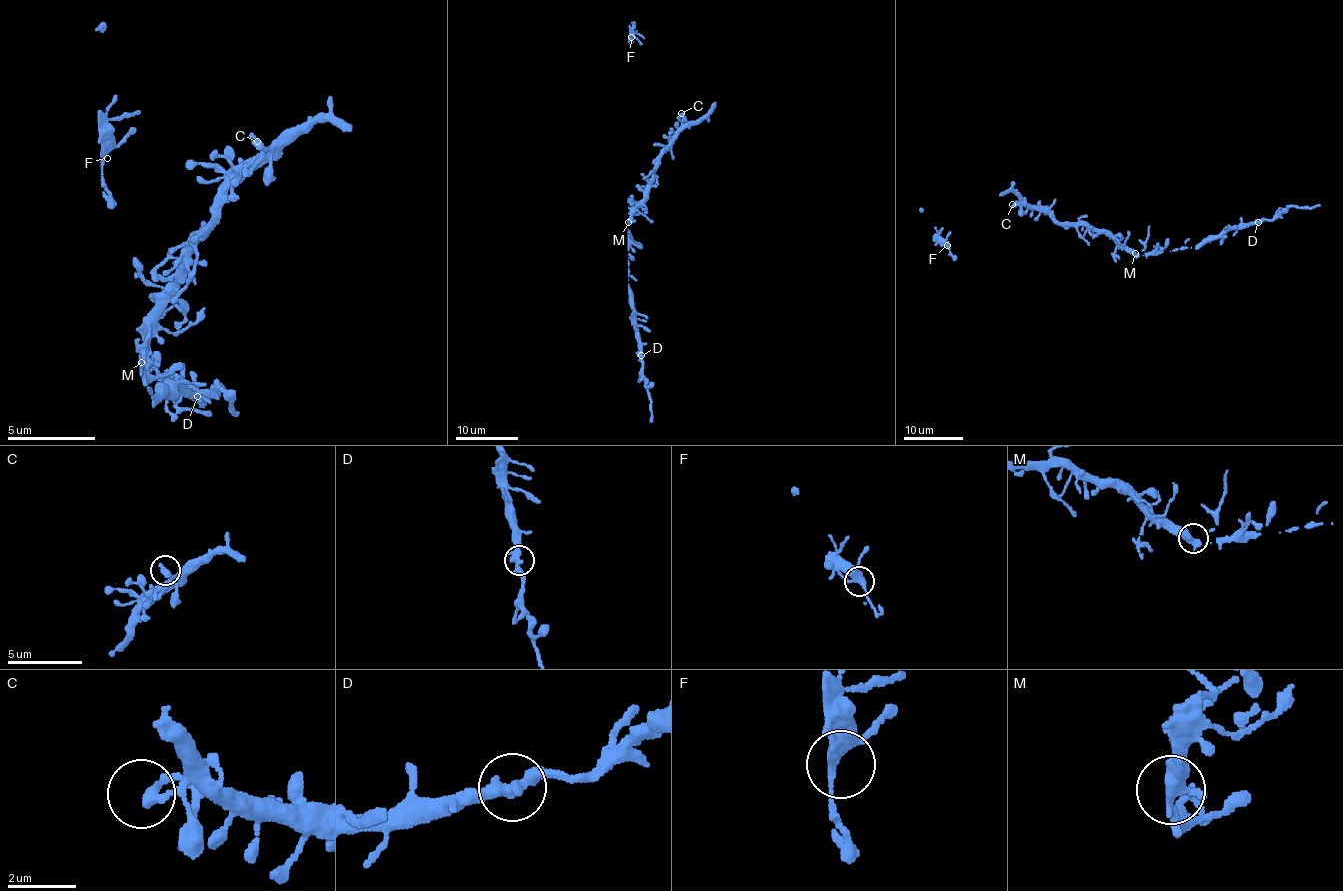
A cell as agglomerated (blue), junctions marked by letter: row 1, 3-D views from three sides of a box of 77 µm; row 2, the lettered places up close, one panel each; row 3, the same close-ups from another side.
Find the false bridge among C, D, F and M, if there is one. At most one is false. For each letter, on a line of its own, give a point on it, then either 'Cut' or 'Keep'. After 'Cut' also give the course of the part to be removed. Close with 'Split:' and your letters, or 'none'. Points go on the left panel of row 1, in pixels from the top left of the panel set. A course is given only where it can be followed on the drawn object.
C: Place: (257, 141). Keep
D: Place: (197, 396). Keep
F: Place: (107, 158). Keep
M: Place: (141, 362). Keep
Split: none

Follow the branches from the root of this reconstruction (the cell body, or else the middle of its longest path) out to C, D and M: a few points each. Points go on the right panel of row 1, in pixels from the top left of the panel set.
C: (1120, 247), (1111, 236), (1093, 231), (1086, 225), (1059, 224), (1045, 211), (1027, 208), (1018, 202), (1012, 204)
D: (1120, 247), (1135, 253), (1152, 253), (1158, 247), (1170, 251), (1199, 248), (1227, 230), (1258, 222)
M: (1120, 247), (1128, 247), (1135, 253)

